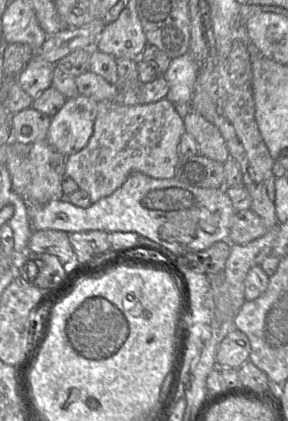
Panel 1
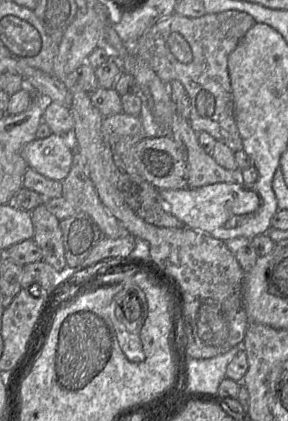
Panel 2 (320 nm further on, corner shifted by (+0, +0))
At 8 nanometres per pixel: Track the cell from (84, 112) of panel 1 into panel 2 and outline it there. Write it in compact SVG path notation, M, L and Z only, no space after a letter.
M52 133L44 139L35 139L26 144L21 155L39 174L56 181L63 181L73 162L74 143L71 135Z

